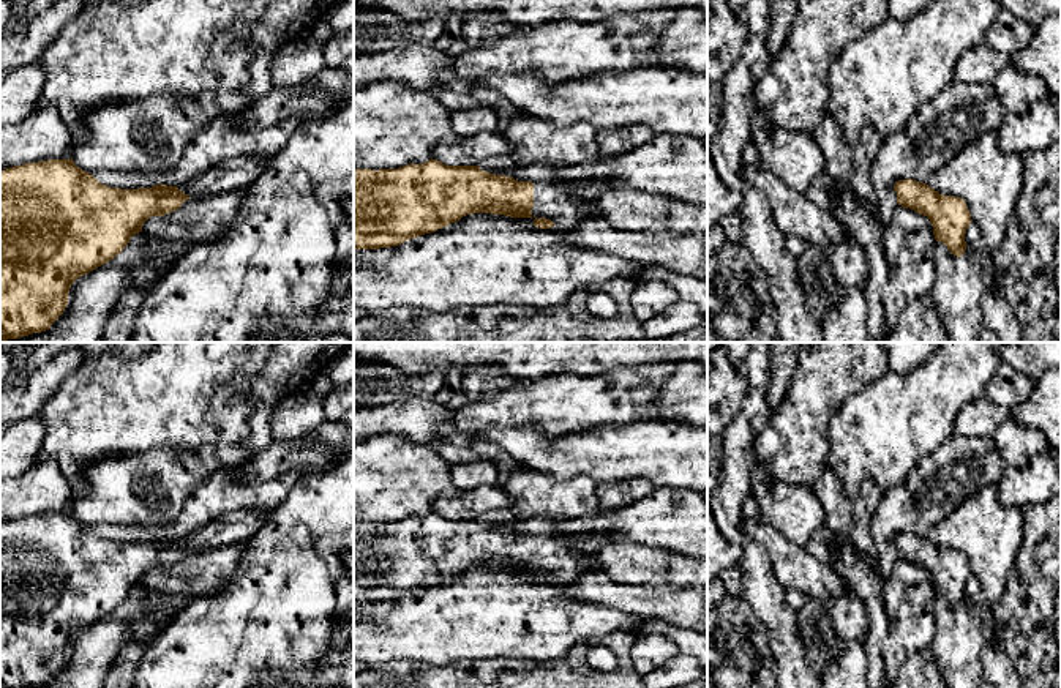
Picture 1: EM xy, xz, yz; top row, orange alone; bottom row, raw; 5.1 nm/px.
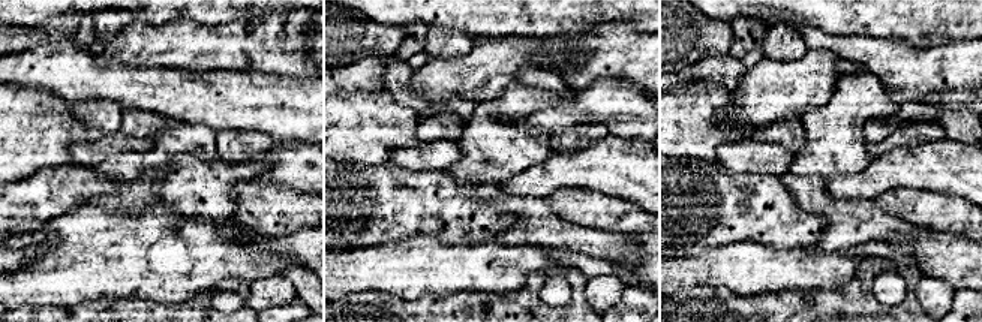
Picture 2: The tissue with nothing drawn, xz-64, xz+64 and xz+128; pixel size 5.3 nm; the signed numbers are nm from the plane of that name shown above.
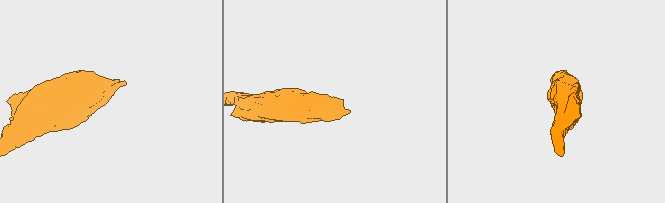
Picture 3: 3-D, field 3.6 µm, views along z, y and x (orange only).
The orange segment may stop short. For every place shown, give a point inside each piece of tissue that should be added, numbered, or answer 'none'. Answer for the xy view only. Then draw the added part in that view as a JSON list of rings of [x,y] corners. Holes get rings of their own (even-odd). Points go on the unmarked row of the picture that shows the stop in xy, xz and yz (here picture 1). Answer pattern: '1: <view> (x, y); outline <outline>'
1: xy (237, 527); outline [[[235,510],[177,540],[188,551],[208,551],[224,544],[245,544],[265,524],[268,510]]]

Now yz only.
none

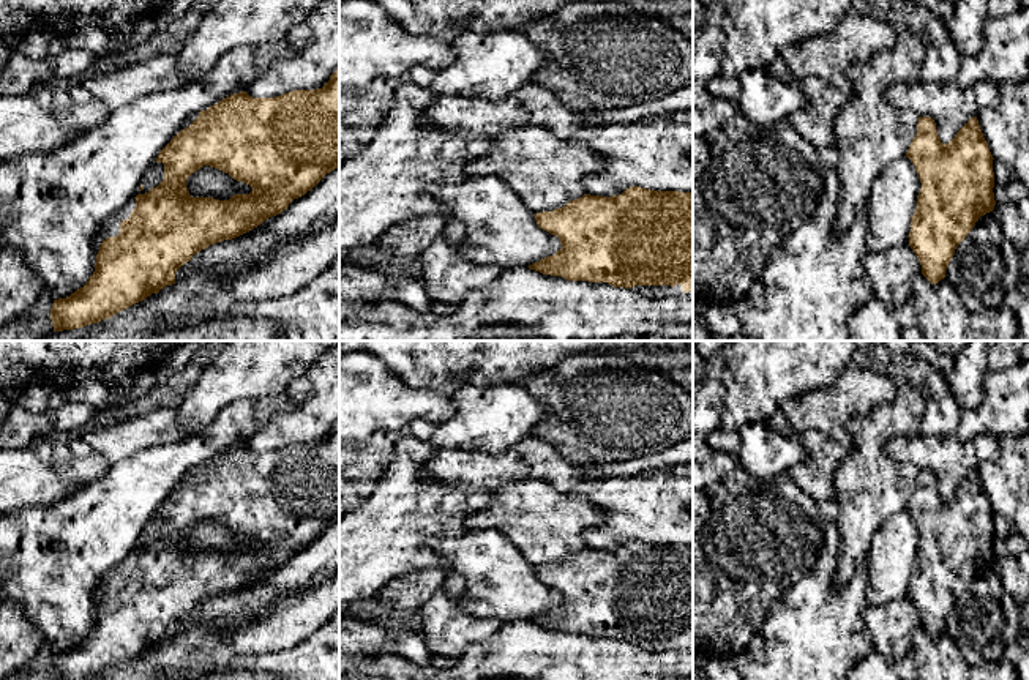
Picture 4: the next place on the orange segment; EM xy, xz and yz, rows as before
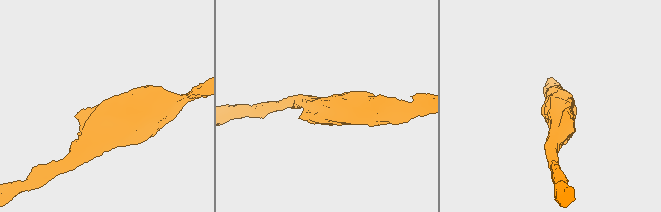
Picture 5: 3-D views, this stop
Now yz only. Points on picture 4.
none

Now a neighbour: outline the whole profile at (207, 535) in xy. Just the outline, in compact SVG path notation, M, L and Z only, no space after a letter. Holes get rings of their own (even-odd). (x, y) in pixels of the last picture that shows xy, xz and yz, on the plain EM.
M204 519L186 533L191 551L213 551L229 554L235 547L249 547L253 541L243 535L234 533L229 527Z

